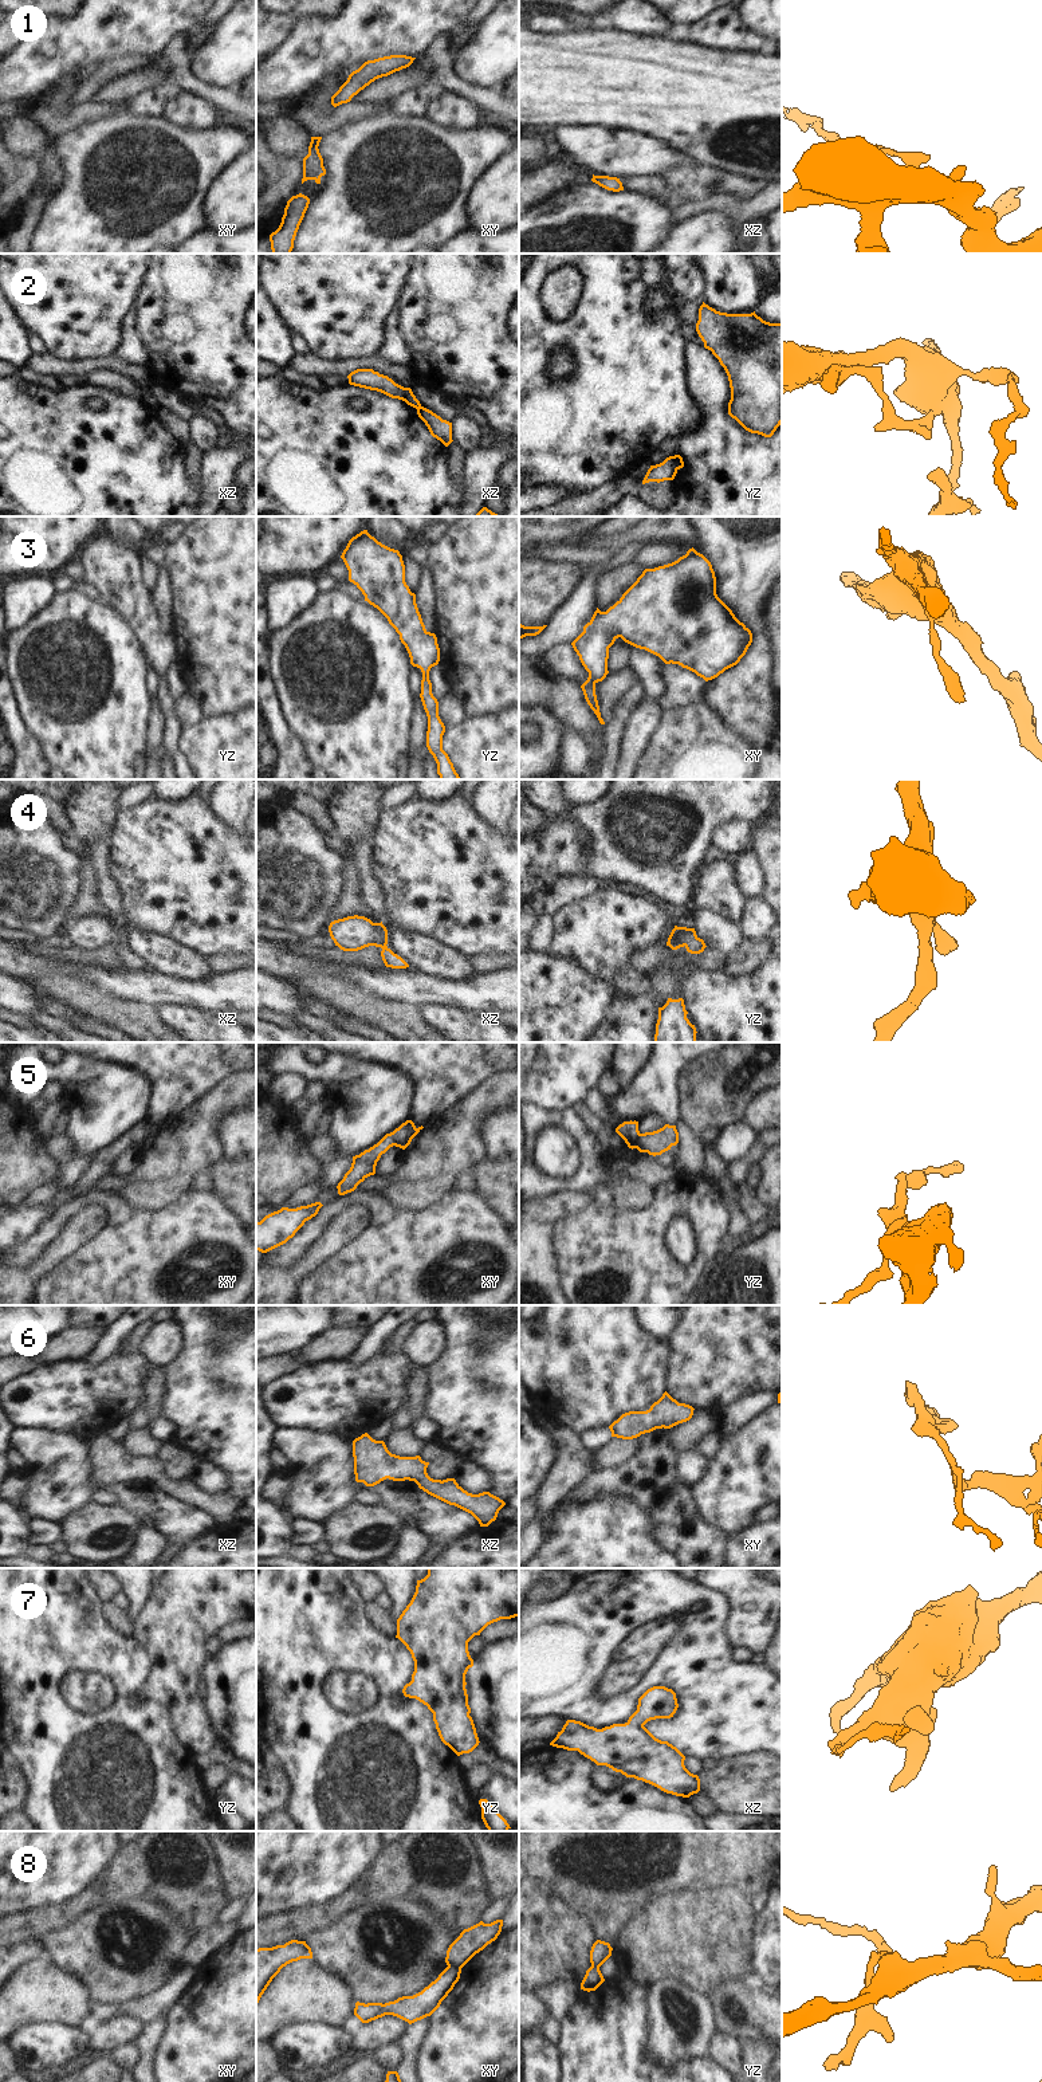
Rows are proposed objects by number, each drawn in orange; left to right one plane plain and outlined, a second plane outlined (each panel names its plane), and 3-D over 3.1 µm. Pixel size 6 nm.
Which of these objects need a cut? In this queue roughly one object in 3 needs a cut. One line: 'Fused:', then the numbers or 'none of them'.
Fused: 2, 5, 8

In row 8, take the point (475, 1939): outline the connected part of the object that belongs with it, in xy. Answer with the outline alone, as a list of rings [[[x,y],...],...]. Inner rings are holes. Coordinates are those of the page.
[[[496,1920],[491,1924],[480,1921],[464,1929],[447,1951],[447,1965],[461,1969],[476,1953],[498,1938],[502,1926],[503,1920]]]

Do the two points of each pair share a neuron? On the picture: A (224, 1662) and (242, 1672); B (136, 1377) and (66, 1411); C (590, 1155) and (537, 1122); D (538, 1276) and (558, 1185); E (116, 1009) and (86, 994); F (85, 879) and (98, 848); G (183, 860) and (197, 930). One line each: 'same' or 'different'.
A: same
B: same
C: same
D: different
E: same
F: different
G: same

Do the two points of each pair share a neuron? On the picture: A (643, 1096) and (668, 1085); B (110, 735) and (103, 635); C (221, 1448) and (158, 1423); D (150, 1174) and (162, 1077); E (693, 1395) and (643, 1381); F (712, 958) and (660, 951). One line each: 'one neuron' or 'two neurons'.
A: one neuron
B: one neuron
C: two neurons
D: two neurons
E: two neurons
F: two neurons

